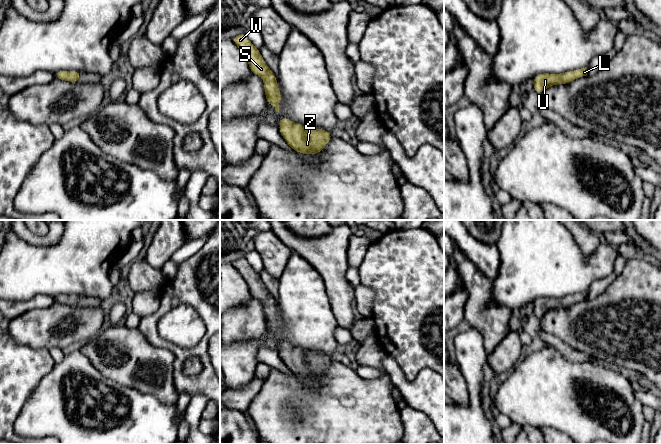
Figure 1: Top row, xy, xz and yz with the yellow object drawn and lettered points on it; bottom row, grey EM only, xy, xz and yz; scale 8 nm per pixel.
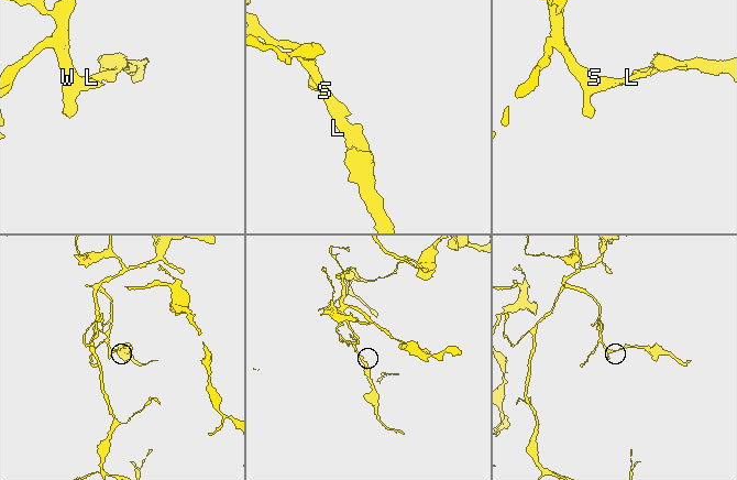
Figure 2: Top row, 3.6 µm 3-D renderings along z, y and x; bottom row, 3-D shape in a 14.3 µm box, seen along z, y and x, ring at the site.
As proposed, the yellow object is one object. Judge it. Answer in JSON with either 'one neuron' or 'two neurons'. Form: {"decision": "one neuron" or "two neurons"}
{"decision": "one neuron"}

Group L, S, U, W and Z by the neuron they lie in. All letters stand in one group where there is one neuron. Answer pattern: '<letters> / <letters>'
L S U W Z

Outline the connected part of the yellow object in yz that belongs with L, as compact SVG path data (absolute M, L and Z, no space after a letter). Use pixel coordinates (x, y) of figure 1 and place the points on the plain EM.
M587 291L562 298L542 297L537 299L532 305L534 313L541 318L548 311L555 308L567 308L576 302L587 300Z

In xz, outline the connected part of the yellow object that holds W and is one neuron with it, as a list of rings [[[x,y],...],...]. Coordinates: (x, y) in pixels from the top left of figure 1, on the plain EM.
[[[240,258],[232,263],[246,281],[252,297],[263,302],[267,327],[279,336],[281,317],[277,310],[276,299],[269,293],[258,274],[248,263],[246,258]]]

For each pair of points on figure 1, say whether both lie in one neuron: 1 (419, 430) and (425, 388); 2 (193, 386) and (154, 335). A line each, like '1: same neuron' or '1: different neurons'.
1: different neurons
2: same neuron

